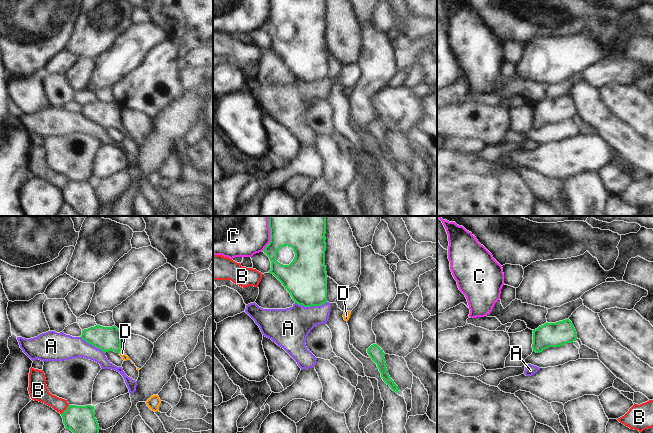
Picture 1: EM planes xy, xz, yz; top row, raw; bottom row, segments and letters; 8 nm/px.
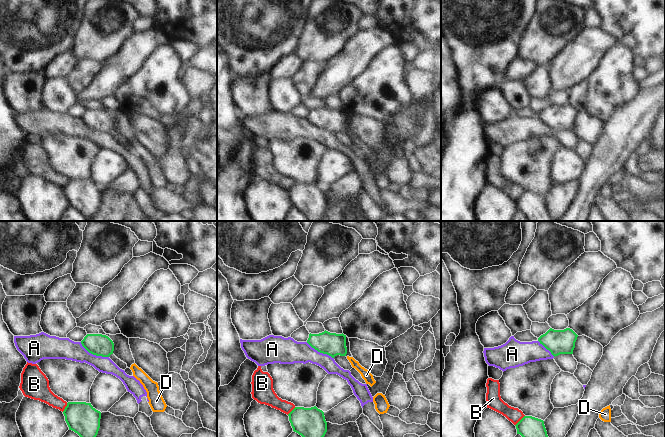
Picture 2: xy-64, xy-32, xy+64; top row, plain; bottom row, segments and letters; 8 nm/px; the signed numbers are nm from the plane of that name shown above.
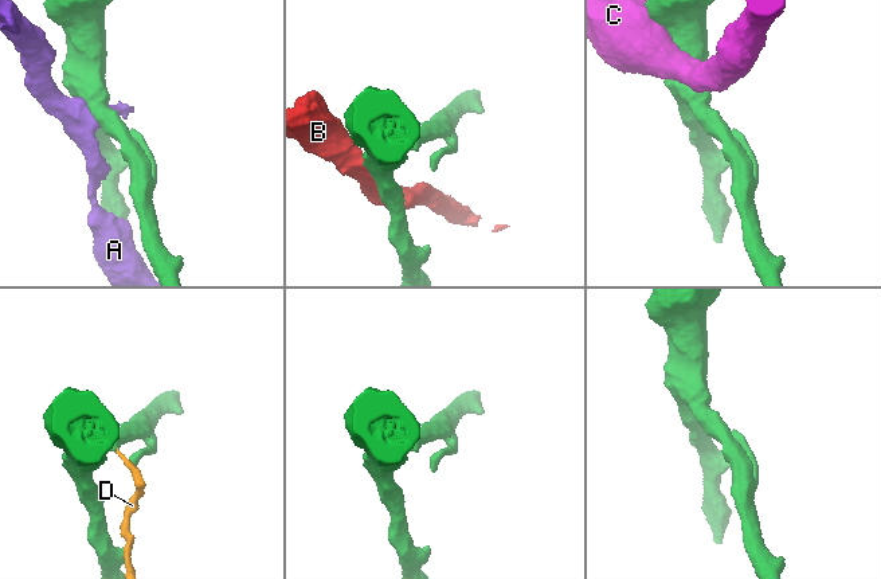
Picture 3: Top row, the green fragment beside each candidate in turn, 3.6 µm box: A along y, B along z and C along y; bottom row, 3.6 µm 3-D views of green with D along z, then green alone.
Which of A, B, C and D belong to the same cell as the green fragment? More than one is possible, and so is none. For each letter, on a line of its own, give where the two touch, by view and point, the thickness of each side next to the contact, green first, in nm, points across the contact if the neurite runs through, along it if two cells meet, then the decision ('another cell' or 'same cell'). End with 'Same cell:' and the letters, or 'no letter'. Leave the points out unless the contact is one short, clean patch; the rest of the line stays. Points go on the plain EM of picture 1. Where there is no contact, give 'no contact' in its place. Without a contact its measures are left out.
A: contact xz (310, 82); calibres 360 and 320 nm; another cell
B: contact xy (65, 186); calibres 220 and 140 nm; another cell
C: contact xz (270, 13); calibres 220 and 280 nm; another cell
D: contact xy (120, 126); calibres 190 and 50 nm; way xy (106, 115), (120, 126), (122, 129); same cell
Same cell: D

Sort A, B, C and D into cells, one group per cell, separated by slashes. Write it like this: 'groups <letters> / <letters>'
groups A / B / C / D

